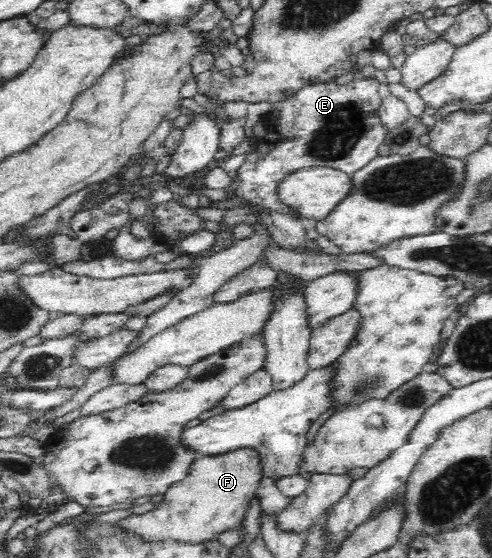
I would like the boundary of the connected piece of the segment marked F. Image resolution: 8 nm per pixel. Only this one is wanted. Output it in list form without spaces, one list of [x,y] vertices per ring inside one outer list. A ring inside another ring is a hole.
[[[238,447],[222,454],[195,458],[188,465],[185,479],[172,483],[155,509],[121,519],[121,524],[154,540],[200,542],[214,539],[216,533],[235,529],[243,523],[253,499],[256,499],[263,471],[261,454],[256,447]]]

